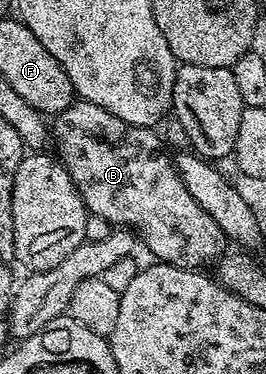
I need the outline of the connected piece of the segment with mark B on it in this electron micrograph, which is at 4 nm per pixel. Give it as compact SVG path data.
M78 99L53 118L52 145L58 148L56 156L78 189L82 202L86 204L87 214L95 213L100 215L100 219L108 219L112 227L125 227L133 231L141 244L143 241L158 256L155 258L159 262L181 269L201 270L206 267L202 265L213 266L223 256L228 238L211 215L203 211L200 203L192 199L177 171L171 150L153 128L129 125L104 111L104 107Z

